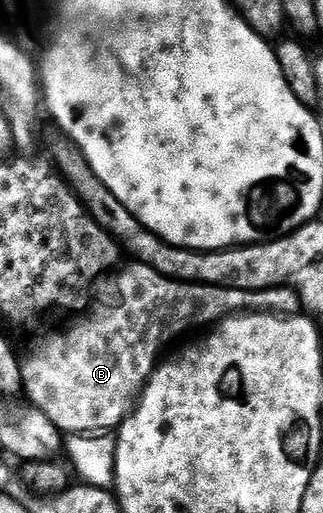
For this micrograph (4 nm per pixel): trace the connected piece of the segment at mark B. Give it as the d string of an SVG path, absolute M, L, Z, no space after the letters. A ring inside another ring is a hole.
M131 263L124 270L121 271L117 277L115 275L108 275L99 282L98 288L100 290L96 293L96 302L92 305L92 314L89 317L84 317L77 323L73 329L68 329L65 333L60 333L57 337L48 337L40 346L37 347L29 361L25 360L22 365L22 389L26 394L27 400L33 405L36 405L38 411L42 411L50 423L59 430L61 434L71 435L74 433L87 433L89 435L95 434L97 431L112 431L119 426L120 422L132 412L137 400L138 394L144 385L147 384L152 370L158 363L158 358L161 356L160 348L167 343L171 337L176 337L179 333L184 333L187 329L192 329L195 325L200 325L203 321L207 323L214 323L218 321L223 315L229 314L231 311L271 311L286 315L289 313L296 313L301 310L300 297L296 290L287 287L273 287L270 289L222 289L219 285L202 285L199 283L189 283L186 281L175 281L171 277L154 271L154 267L149 265L142 265L139 263Z

